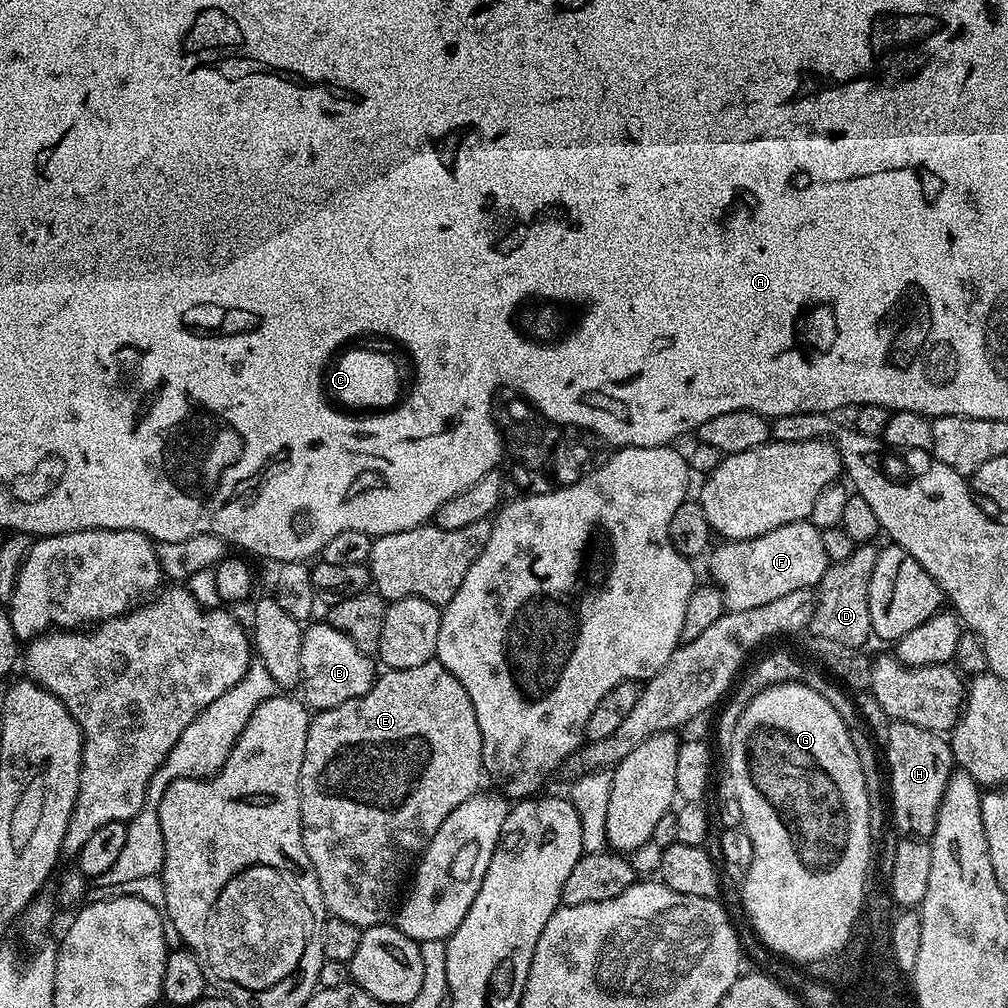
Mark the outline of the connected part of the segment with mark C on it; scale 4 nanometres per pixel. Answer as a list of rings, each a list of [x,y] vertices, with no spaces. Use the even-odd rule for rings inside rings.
[[[376,328],[344,336],[320,364],[320,400],[324,400],[328,412],[344,416],[344,420],[396,416],[396,408],[408,408],[408,396],[416,396],[416,388],[420,388],[420,360],[416,360],[416,352],[404,344],[386,343]]]

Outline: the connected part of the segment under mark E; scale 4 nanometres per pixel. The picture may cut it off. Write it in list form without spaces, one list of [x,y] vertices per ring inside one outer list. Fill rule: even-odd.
[[[435,658],[422,662],[422,666],[385,671],[377,675],[372,688],[364,696],[350,698],[350,702],[342,702],[342,706],[317,711],[311,717],[308,726],[306,754],[302,758],[300,825],[302,826],[302,846],[306,846],[306,854],[318,874],[325,909],[331,915],[342,918],[361,930],[385,923],[397,907],[398,897],[401,895],[400,883],[403,880],[405,883],[406,877],[413,871],[414,861],[424,851],[425,846],[432,841],[438,826],[446,822],[446,814],[450,814],[454,806],[462,806],[466,798],[475,796],[481,791],[480,776],[484,775],[482,730],[478,730],[478,714],[474,714],[474,702],[470,702],[470,694],[466,694],[462,682],[458,682],[458,678],[454,678],[454,674],[446,670],[446,666],[442,666]]]

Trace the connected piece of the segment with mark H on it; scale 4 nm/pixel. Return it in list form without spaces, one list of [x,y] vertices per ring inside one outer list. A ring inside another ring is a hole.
[[[901,720],[889,723],[888,738],[884,745],[886,751],[886,776],[890,778],[888,785],[888,802],[893,825],[896,825],[905,835],[916,838],[928,838],[937,824],[938,806],[941,805],[942,794],[955,767],[951,743],[943,736],[924,727],[914,726],[913,723],[904,723]]]

